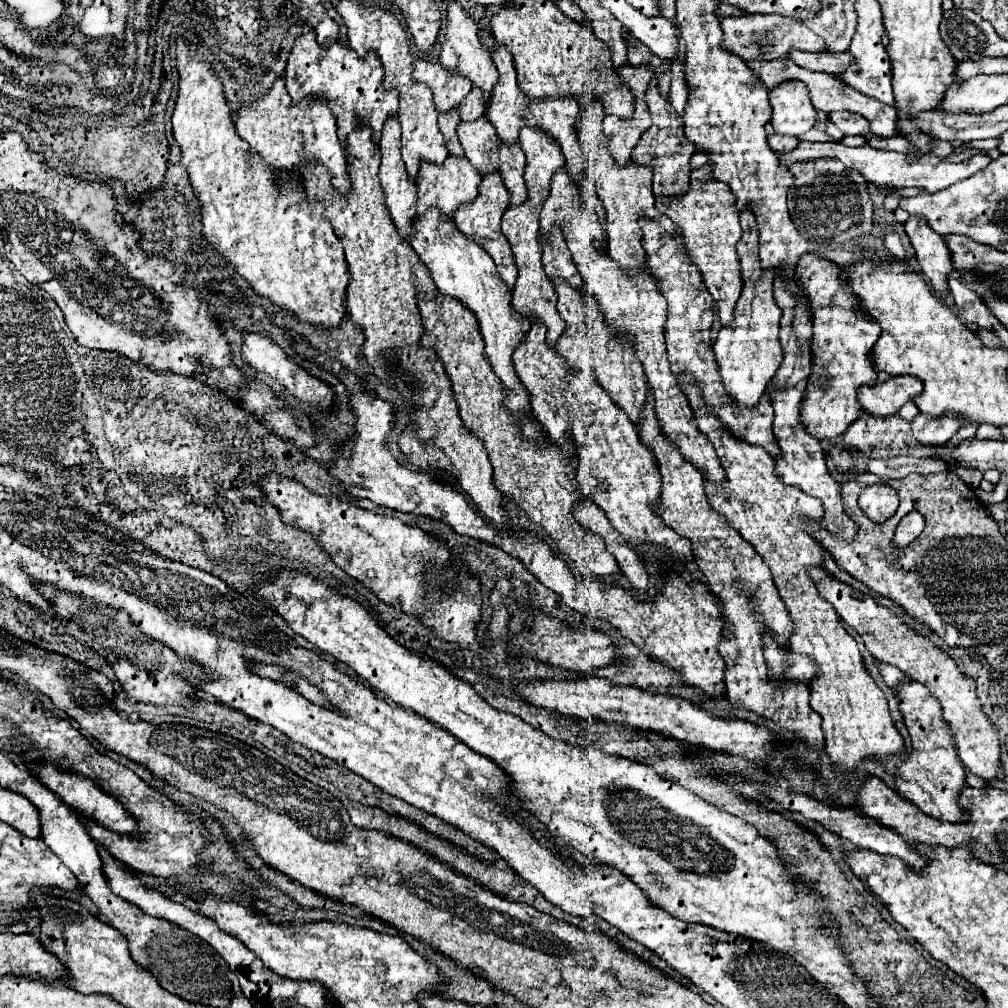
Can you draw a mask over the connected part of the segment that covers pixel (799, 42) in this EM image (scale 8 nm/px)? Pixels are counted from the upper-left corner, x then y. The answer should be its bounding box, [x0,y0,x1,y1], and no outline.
[722,15,826,61]

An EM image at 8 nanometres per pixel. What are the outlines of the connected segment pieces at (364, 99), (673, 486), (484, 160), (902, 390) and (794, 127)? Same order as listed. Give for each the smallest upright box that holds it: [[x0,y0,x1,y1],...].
[[286,31,398,147],[636,393,822,749],[458,115,526,205],[858,377,922,415],[770,81,816,137]]

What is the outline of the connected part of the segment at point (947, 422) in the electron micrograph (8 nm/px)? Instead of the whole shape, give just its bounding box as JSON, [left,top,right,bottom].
[912,413,962,447]

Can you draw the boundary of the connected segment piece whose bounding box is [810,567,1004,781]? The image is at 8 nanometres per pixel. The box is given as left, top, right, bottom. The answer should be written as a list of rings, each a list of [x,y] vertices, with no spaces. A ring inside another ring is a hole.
[[[824,567],[810,569],[810,577],[818,585],[822,597],[834,605],[842,621],[862,637],[866,649],[874,655],[874,659],[894,665],[904,675],[912,677],[914,681],[920,681],[940,701],[942,717],[946,717],[946,723],[954,733],[954,745],[958,745],[958,757],[966,765],[966,769],[986,781],[994,777],[1004,777],[1000,769],[1000,735],[980,709],[976,697],[976,683],[970,677],[962,675],[958,665],[942,649],[934,647],[934,643],[928,637],[910,629],[896,613],[880,605],[874,597],[864,595],[846,583],[840,583]]]

